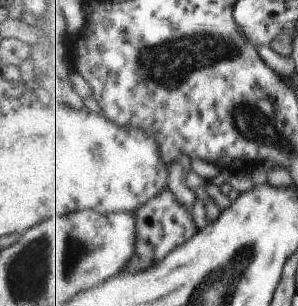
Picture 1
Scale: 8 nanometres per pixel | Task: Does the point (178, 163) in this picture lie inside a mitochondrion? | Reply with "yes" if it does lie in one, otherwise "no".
no

